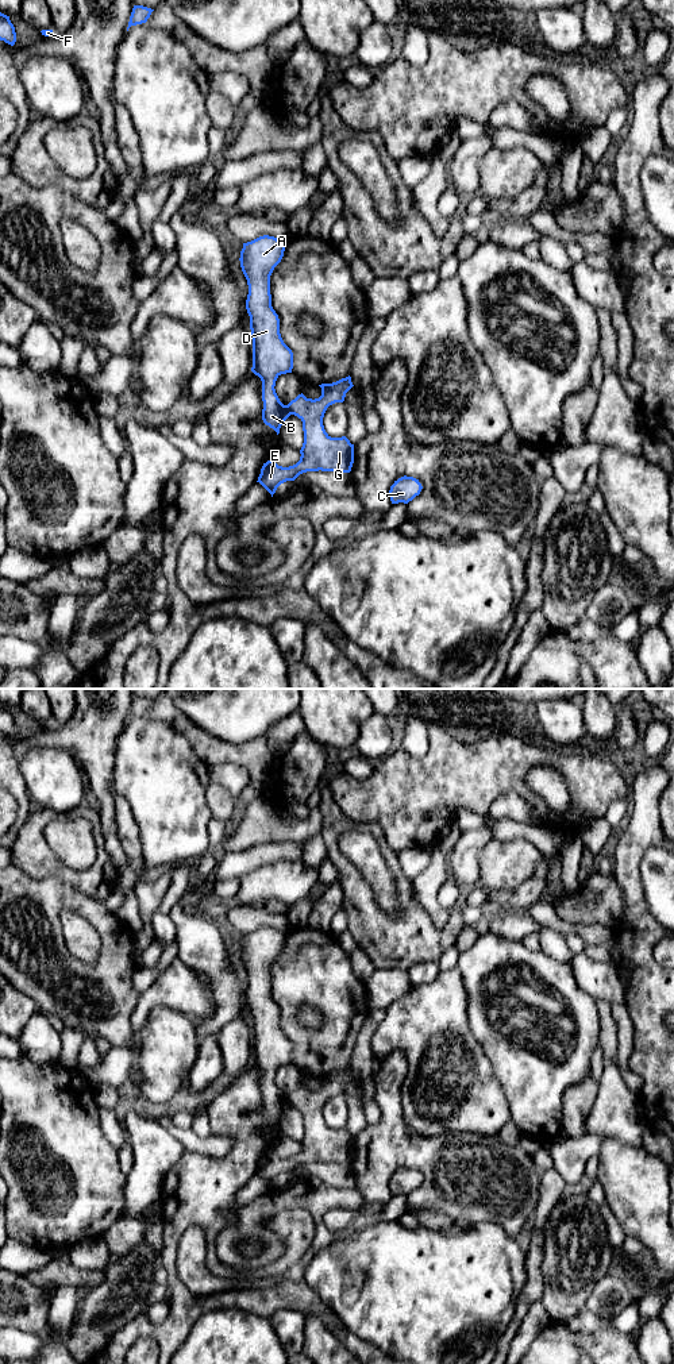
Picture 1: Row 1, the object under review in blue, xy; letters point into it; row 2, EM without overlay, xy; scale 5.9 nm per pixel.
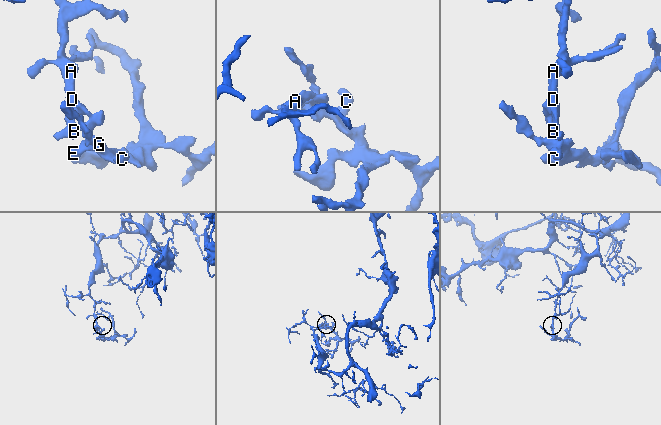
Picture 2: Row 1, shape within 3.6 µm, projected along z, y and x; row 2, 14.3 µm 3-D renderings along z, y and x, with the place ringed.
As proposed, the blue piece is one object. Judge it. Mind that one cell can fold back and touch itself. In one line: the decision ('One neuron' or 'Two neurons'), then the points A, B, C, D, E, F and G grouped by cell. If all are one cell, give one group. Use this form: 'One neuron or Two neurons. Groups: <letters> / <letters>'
Two neurons. Groups: A B D F / C E G

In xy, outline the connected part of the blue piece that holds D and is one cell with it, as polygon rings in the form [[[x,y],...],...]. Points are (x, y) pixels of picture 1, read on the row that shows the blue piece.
[[[263,235],[243,243],[239,258],[249,285],[246,309],[253,336],[251,371],[262,381],[262,420],[277,435],[290,411],[280,401],[274,386],[281,374],[292,373],[293,369],[293,352],[281,338],[280,319],[271,307],[270,294],[270,276],[284,251],[281,239]]]

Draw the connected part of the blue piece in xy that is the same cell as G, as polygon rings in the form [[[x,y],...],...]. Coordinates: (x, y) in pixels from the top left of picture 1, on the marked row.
[[[351,377],[332,384],[321,384],[319,398],[307,398],[303,393],[288,404],[290,415],[303,421],[304,443],[300,450],[300,461],[289,467],[278,466],[267,461],[261,469],[258,481],[273,497],[277,488],[294,481],[307,471],[350,473],[354,463],[354,444],[346,436],[331,438],[323,425],[327,408],[335,402],[343,402],[346,393],[354,386]]]

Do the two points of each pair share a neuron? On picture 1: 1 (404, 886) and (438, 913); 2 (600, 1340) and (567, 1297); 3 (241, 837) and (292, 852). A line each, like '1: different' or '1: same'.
1: different
2: different
3: different

